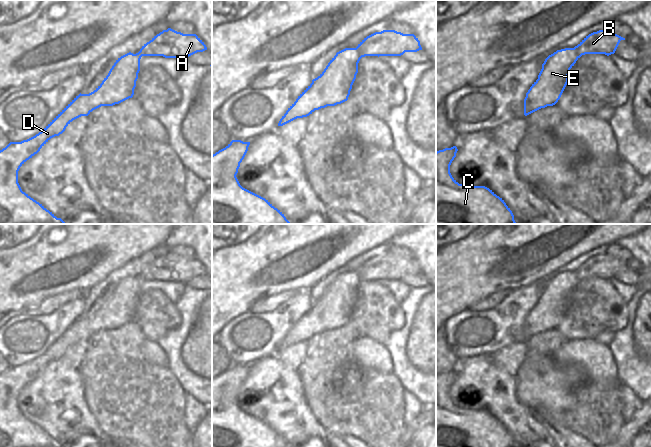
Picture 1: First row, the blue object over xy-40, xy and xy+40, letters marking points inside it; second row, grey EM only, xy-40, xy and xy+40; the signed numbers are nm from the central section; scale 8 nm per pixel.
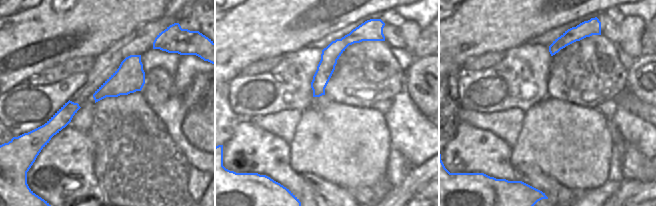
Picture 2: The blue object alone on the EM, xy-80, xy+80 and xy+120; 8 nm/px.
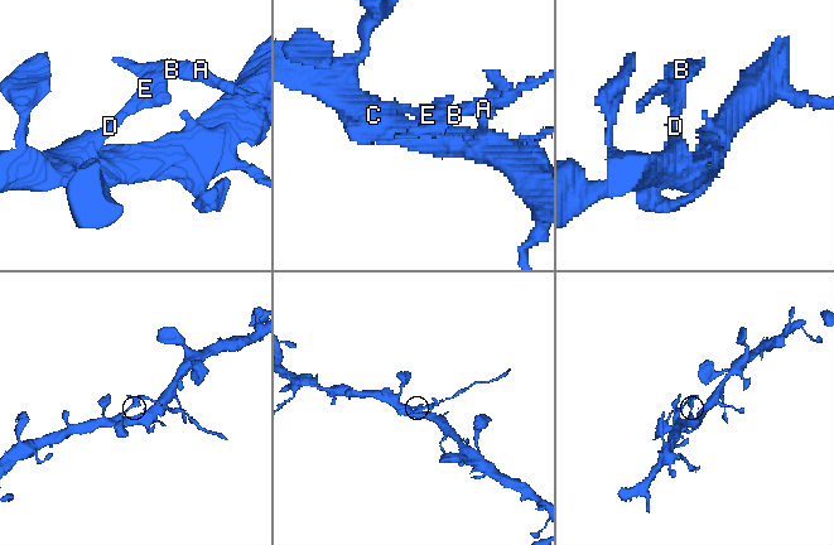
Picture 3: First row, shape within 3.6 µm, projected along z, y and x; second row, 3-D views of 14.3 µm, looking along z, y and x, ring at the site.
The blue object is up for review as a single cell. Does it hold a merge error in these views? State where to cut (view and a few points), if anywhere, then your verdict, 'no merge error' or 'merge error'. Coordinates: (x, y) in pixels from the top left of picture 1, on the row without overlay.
cut in xy along (355, 272), (361, 281); merge error

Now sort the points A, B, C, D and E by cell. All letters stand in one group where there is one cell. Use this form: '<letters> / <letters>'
A B / C D E

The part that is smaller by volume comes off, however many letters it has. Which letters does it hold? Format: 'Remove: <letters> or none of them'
Remove: A, B

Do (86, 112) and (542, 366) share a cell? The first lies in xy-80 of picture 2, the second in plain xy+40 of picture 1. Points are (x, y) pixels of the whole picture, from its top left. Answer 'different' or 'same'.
different

